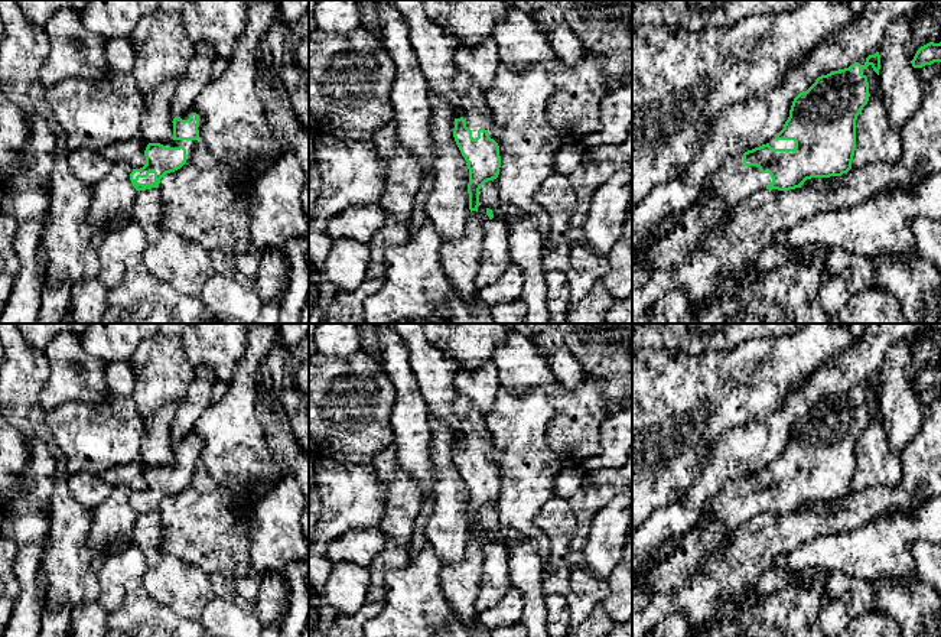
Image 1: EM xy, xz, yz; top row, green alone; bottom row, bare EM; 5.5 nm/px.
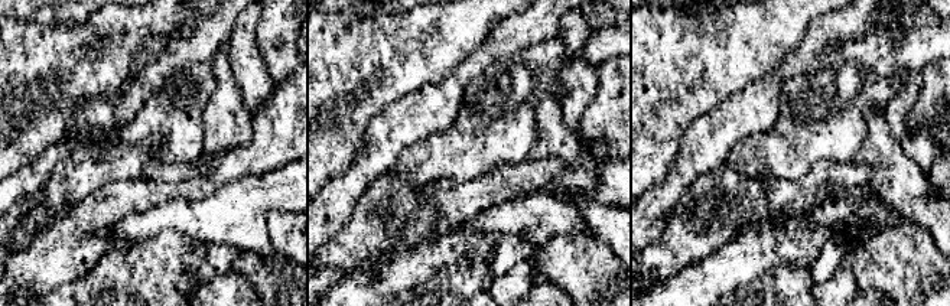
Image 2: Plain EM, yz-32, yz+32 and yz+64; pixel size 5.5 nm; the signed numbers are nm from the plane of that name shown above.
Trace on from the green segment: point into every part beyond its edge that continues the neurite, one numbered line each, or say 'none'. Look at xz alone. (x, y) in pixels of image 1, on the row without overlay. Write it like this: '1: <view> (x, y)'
1: xz (472, 429)

